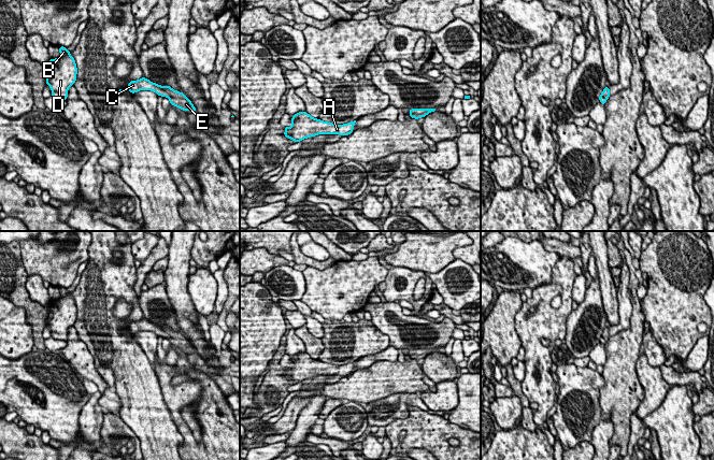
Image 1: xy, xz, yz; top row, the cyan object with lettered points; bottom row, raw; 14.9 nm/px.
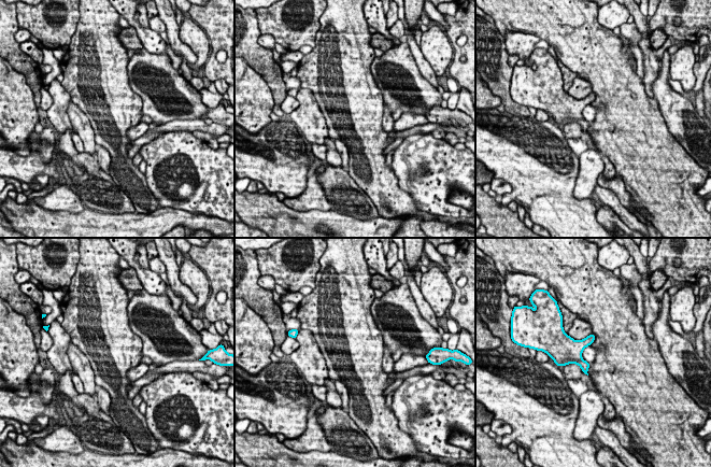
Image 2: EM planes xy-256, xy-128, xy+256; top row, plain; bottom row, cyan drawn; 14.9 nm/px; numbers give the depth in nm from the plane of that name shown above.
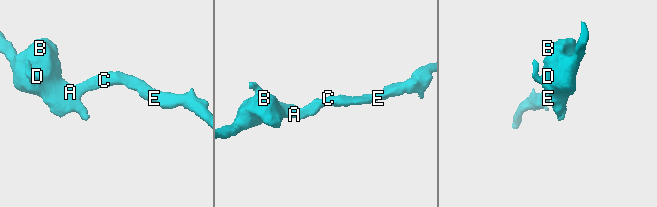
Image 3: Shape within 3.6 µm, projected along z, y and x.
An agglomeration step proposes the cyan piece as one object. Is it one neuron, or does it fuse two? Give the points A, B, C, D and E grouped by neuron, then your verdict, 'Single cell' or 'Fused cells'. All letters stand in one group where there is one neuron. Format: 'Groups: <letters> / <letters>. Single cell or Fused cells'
Groups: A B C D E. Single cell

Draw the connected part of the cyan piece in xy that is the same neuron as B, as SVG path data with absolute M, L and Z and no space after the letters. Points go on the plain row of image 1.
M59 287L60 298L49 300L46 326L52 330L52 337L67 342L68 330L76 321L76 305L67 288Z

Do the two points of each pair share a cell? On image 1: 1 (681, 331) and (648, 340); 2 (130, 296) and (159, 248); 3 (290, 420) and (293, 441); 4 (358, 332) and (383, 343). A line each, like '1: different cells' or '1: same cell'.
1: different cells
2: different cells
3: different cells
4: same cell

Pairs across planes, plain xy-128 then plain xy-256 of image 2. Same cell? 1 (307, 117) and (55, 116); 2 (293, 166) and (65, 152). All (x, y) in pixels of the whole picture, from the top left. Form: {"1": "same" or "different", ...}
{"1": "same", "2": "different"}

